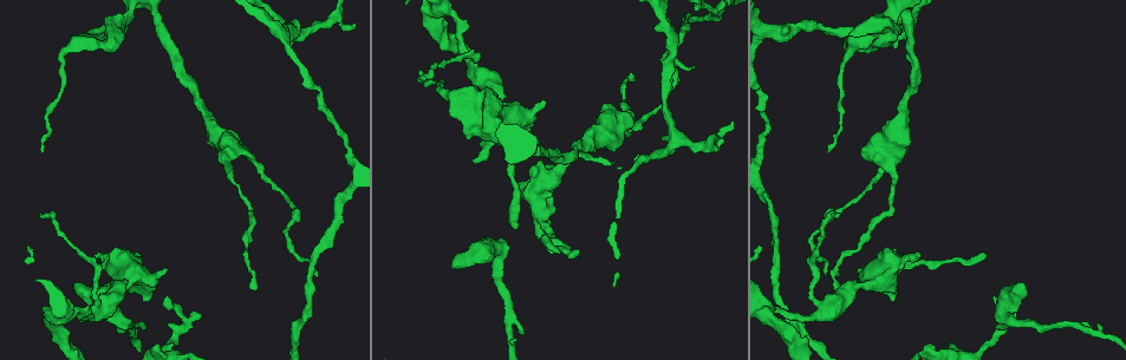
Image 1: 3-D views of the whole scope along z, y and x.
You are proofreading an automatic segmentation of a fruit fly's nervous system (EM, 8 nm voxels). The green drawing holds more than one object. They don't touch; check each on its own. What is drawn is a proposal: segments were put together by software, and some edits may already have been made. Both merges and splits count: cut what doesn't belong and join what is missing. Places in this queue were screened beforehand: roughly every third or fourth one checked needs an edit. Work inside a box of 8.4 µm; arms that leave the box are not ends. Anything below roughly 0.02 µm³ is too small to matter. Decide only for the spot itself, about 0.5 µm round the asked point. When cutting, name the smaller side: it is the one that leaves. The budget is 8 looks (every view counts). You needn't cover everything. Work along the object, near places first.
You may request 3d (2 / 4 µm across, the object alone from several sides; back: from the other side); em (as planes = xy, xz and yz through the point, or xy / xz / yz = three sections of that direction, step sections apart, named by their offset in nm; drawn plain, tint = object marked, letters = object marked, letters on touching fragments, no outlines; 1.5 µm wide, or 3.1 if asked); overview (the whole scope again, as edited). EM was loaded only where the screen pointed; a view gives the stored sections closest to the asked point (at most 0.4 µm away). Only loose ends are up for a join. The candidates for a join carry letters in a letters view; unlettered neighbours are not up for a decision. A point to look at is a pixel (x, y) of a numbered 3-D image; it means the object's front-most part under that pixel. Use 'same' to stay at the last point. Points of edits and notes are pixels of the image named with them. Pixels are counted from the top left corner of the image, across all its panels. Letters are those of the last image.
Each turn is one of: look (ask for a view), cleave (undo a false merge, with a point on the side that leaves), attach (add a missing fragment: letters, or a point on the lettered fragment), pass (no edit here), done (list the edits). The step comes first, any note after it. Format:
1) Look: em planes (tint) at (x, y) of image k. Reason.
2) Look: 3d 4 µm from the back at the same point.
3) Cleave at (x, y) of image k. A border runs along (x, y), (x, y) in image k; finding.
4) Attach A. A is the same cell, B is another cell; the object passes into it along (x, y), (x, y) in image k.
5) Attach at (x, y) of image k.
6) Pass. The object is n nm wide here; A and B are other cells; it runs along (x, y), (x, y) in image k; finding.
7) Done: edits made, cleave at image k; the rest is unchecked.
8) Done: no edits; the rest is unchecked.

Look: 3d 2 µm at (144, 300) of image 1. An open end.

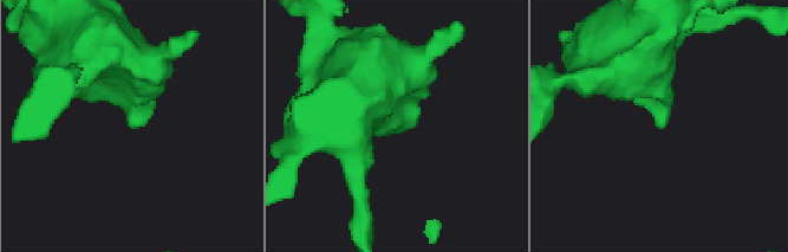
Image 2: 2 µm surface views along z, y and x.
Look: em planes (letters) at (404, 124) of image 2. Need the tissue.

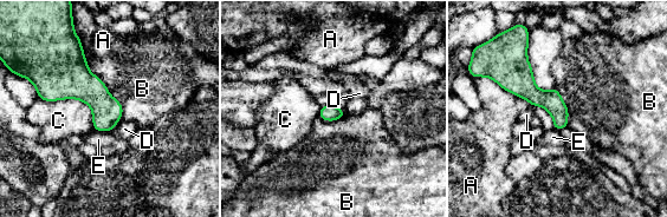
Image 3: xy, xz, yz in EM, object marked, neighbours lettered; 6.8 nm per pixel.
Pass. A, B, C, D and E are other cells; a border runs along (88, 64), (121, 104), (122, 118) in image 3; none of them fits.

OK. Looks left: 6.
Look: 3d 4 µm at (453, 268) of image 1. Free end.

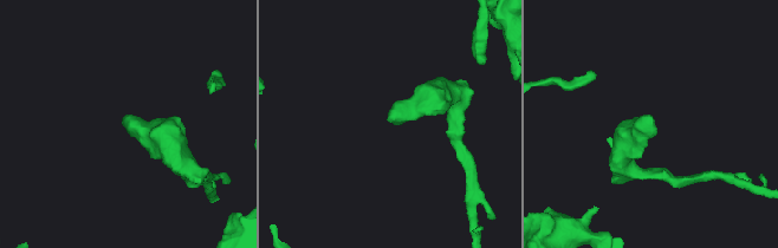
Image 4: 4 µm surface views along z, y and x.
Look: em planes (plain) at (129, 116) of image 4.

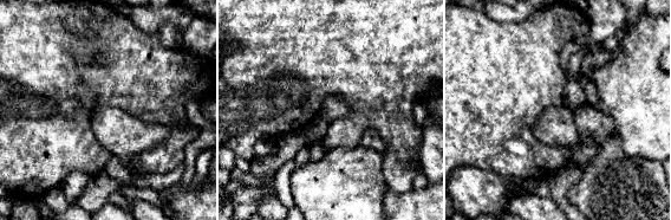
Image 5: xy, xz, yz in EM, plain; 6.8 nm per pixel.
Look: em planes (letters) at the same point.

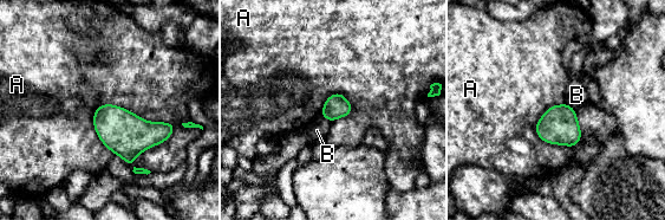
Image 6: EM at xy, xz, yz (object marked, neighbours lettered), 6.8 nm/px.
Pass. A and B are other cells; a border runs along (92, 115), (116, 104), (173, 123) in image 6; no lettered fragment goes on from it.

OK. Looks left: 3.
Look: em yz step 4 (tint) at (155, 12) of image 1. Thick turns thin.

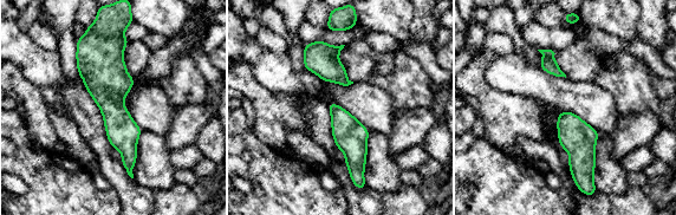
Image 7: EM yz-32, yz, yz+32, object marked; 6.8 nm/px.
Look: em planes (letters) at the same point.

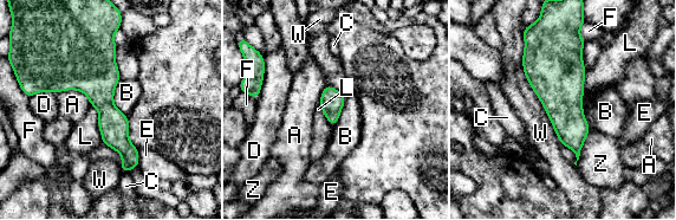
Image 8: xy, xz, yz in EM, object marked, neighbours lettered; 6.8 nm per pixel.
Pass. The object is 160 nm wide here; A, B, C, D, E, F, L, W and Z are other cells; all the same neuron.

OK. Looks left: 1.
Done: no edits; the rest is unchecked.

